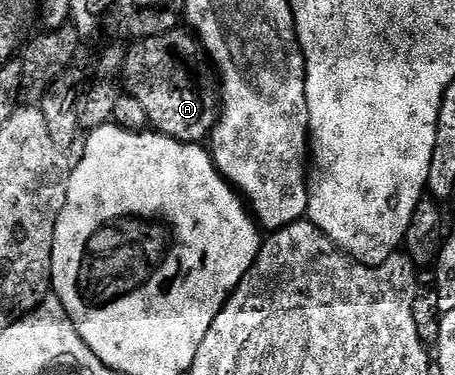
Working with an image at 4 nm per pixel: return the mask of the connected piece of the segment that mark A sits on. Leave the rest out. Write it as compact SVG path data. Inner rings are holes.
M175 30L156 38L131 43L126 54L126 64L123 66L122 80L128 95L144 105L153 131L185 144L202 144L218 121L220 92L216 87L216 73L213 67L206 65L208 57L197 35L190 30L182 31Z

